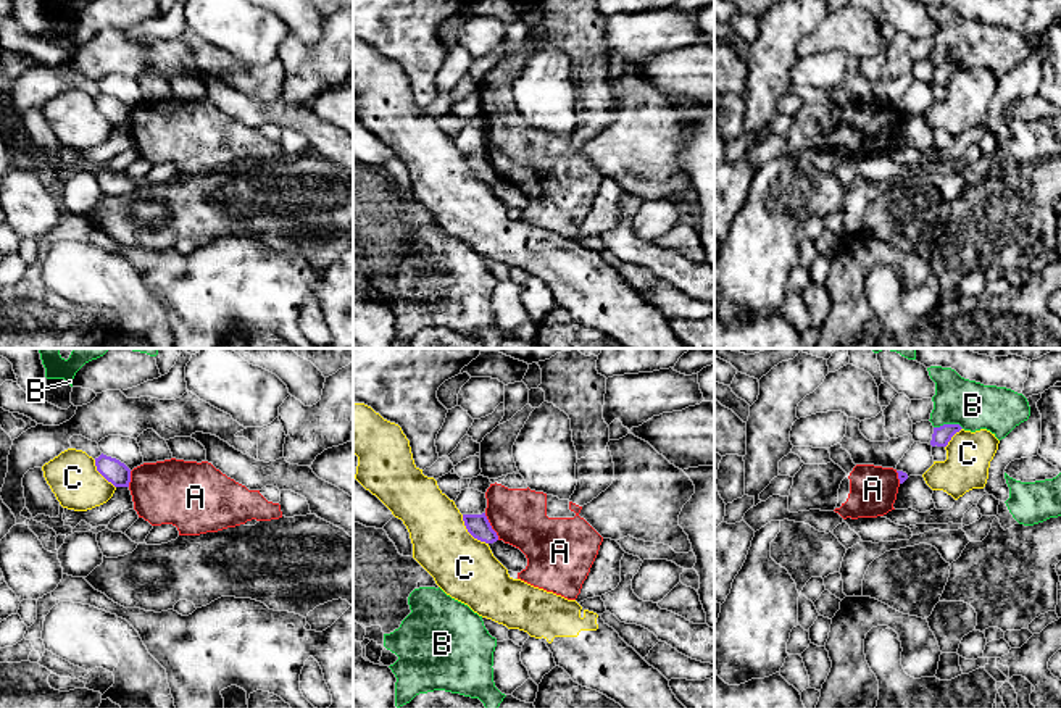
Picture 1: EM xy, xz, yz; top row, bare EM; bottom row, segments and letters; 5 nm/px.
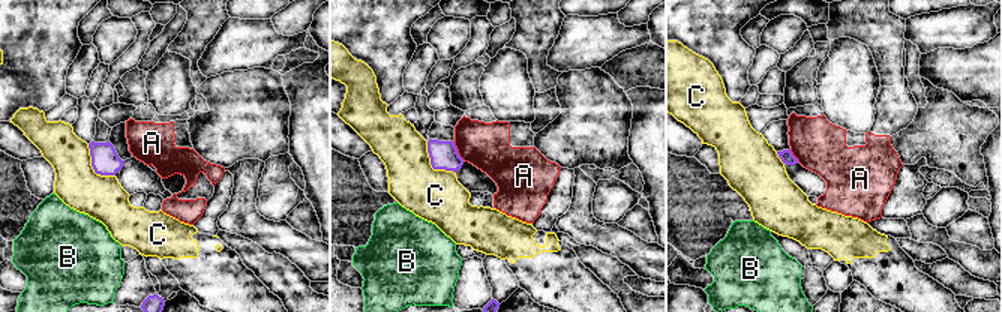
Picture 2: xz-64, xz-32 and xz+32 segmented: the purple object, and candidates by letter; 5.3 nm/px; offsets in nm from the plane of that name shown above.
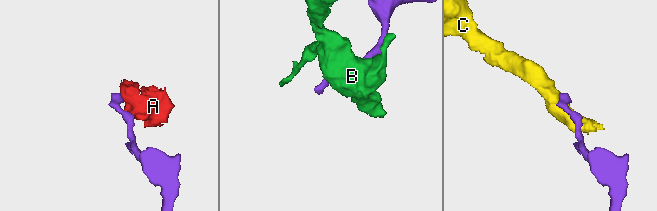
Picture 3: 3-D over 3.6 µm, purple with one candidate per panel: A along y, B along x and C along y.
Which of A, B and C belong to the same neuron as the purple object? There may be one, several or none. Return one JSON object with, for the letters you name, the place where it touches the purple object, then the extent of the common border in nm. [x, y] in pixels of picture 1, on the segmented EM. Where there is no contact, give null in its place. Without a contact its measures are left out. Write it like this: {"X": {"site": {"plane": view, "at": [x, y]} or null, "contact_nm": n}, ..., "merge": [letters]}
{"merge": []}

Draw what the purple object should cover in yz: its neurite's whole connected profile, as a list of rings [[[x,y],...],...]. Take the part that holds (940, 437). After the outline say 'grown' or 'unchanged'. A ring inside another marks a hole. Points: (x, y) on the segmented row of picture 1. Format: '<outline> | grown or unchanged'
[[[943,424],[940,427],[934,427],[932,447],[947,447],[951,437],[959,432],[963,427],[959,424]]] | unchanged

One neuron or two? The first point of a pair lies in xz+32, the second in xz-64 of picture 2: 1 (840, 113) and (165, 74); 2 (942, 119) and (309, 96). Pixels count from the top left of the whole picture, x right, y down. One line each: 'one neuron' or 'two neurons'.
1: one neuron
2: two neurons

